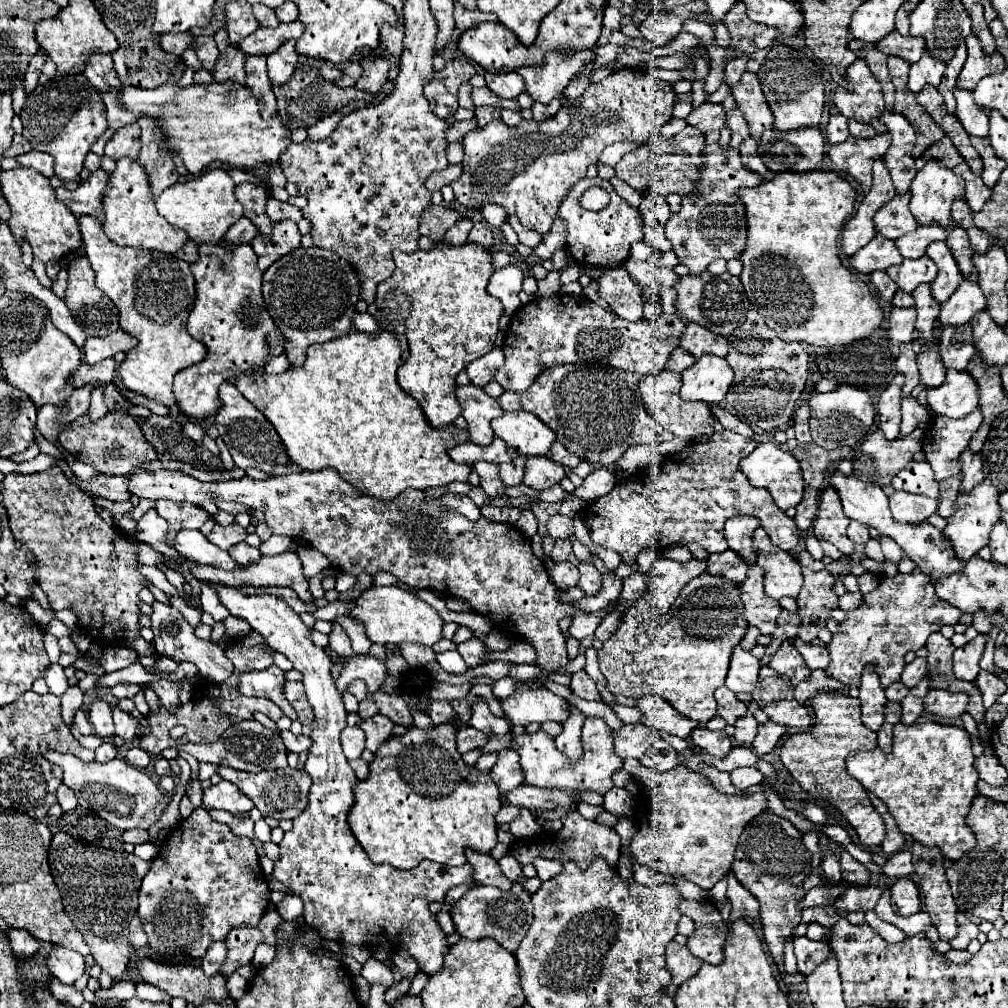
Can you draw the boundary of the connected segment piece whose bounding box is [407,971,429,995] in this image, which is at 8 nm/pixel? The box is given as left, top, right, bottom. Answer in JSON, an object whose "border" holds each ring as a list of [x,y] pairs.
{"border":[[[417,972],[407,993],[410,995],[419,995],[421,990],[425,987],[428,979],[429,975],[425,974],[425,972]]]}

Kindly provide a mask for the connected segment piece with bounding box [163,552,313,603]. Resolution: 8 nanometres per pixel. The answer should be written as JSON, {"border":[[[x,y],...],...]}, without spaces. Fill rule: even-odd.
{"border":[[[283,552],[283,554],[277,554],[277,556],[263,556],[259,558],[257,562],[251,562],[247,566],[243,566],[243,570],[223,570],[223,568],[215,568],[215,566],[205,566],[205,564],[197,564],[193,562],[191,558],[183,558],[179,556],[179,562],[175,558],[165,558],[163,566],[171,566],[173,570],[179,570],[179,568],[185,568],[185,570],[191,570],[193,578],[199,580],[199,582],[219,582],[219,584],[225,584],[225,586],[289,586],[297,592],[297,596],[302,601],[311,602],[312,596],[309,590],[309,584],[305,580],[305,574],[303,574],[303,566],[301,566],[301,560],[295,552]]]}

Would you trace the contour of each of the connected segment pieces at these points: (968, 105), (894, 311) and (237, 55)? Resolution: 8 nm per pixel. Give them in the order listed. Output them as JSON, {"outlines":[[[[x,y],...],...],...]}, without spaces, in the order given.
{"outlines":[[[[955,90],[955,98],[957,98],[955,116],[961,122],[961,126],[965,128],[965,132],[969,136],[987,138],[989,136],[989,116],[985,110],[977,110],[977,106],[973,106],[973,94]]],[[[891,308],[889,312],[889,344],[891,344],[891,354],[897,358],[899,356],[899,344],[911,342],[915,334],[915,318],[913,308]]],[[[225,28],[215,34],[215,44],[219,48],[217,64],[211,72],[215,82],[237,82],[245,86],[245,54],[241,54],[235,46],[229,46]]]]}

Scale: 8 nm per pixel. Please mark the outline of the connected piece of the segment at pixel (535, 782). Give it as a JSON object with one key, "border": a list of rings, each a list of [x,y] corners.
{"border":[[[587,718],[583,724],[583,754],[577,762],[569,762],[569,758],[557,750],[555,738],[547,732],[539,730],[533,734],[514,735],[514,749],[520,756],[523,784],[547,790],[577,790],[577,792],[597,792],[605,794],[613,788],[613,772],[623,768],[623,760],[613,750],[613,730],[601,718]]]}

